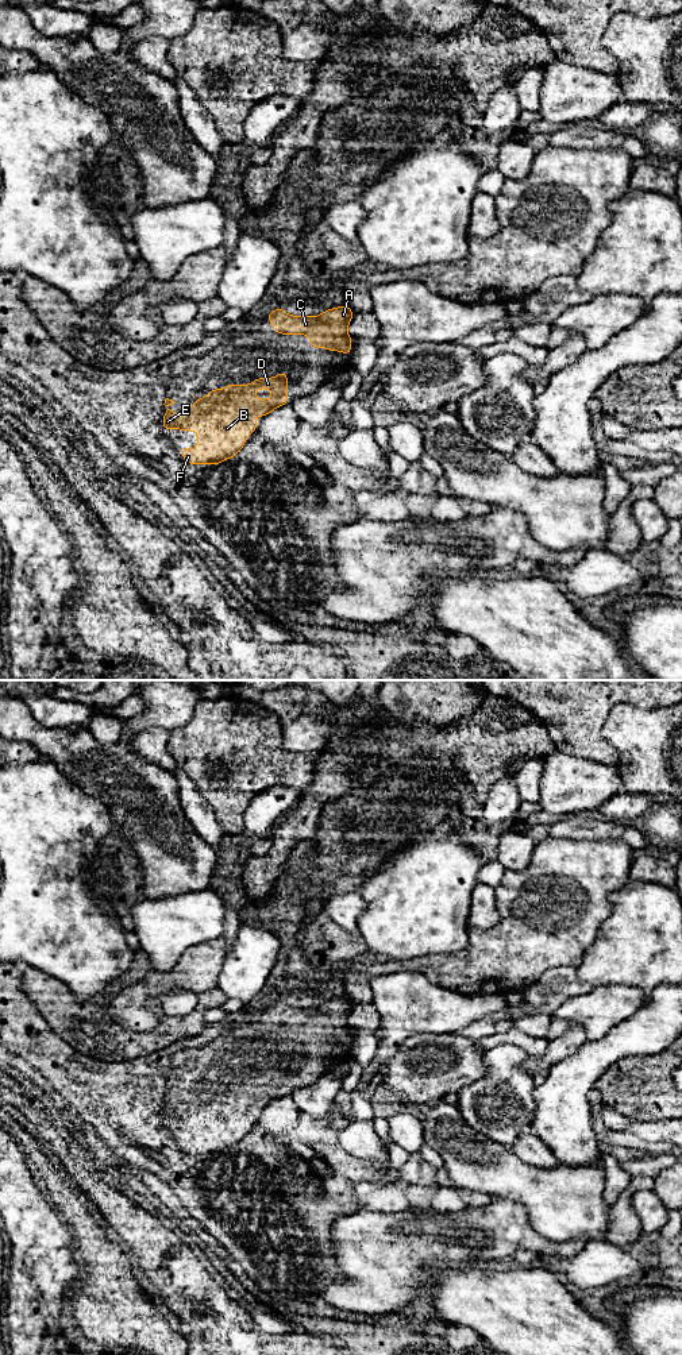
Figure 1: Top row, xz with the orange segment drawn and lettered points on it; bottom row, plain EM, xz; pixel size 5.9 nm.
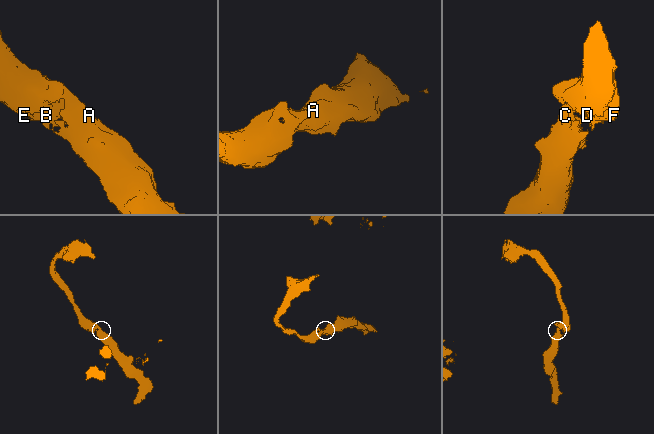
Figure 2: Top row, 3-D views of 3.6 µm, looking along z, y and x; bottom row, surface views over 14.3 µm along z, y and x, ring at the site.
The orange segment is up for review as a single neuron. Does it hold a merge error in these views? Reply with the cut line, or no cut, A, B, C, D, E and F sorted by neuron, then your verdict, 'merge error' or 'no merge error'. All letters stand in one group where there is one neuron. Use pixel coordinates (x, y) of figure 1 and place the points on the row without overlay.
no cut; A B C D E F; no merge error

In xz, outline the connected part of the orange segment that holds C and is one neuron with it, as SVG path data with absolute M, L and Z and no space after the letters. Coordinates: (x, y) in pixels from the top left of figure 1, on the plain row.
M280 997L265 1005L273 1020L280 1026L308 1026L309 1035L319 1041L324 1036L328 1043L340 1042L351 1045L352 1030L347 1026L347 1018L354 1003L347 997L324 1001L320 1007L290 1007Z

